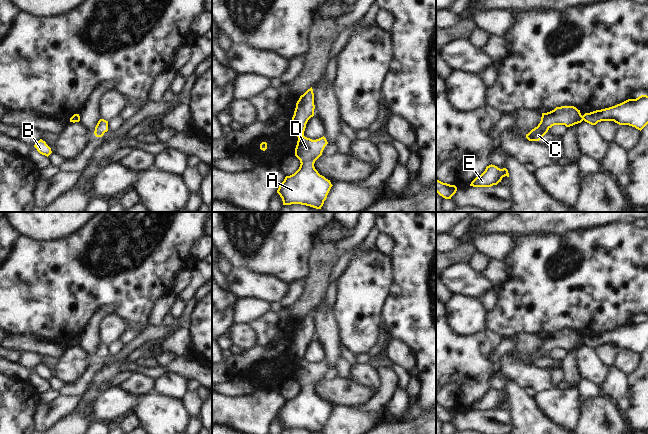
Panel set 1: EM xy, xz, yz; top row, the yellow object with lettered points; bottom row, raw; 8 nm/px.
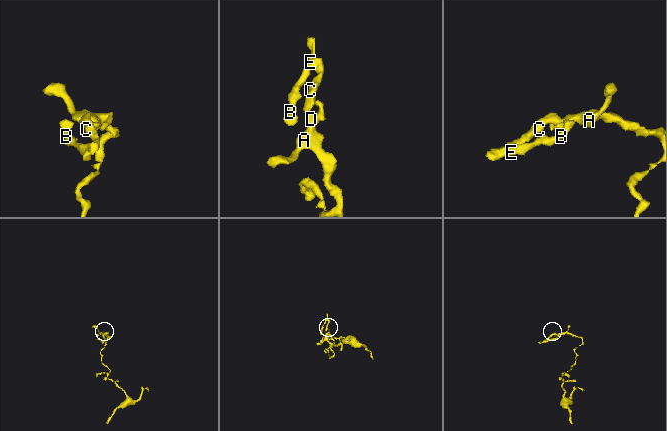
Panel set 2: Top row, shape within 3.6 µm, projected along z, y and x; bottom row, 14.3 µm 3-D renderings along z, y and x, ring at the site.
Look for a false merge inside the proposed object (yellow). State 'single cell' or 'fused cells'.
fused cells

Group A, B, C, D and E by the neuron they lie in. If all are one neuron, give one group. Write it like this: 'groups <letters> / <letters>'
groups A D / B C E

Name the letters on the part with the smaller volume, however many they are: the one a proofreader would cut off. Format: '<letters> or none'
B, C, E

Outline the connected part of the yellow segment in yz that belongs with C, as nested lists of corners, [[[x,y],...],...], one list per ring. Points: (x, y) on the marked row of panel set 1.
[[[574,106],[556,107],[554,110],[542,113],[541,121],[537,127],[532,129],[526,138],[529,141],[542,140],[543,136],[554,125],[565,125],[566,127],[581,123],[584,120],[583,116]]]

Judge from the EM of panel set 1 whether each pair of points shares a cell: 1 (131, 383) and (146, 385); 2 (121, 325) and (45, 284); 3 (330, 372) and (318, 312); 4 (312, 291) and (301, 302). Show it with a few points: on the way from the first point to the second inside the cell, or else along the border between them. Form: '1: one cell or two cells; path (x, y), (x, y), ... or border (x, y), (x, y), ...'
1: one cell; path (135, 383), (142, 384)
2: two cells; border (113, 312), (128, 327)
3: one cell; path (331, 357), (331, 342), (326, 334), (326, 327)
4: one cell; path (309, 294), (304, 299)

